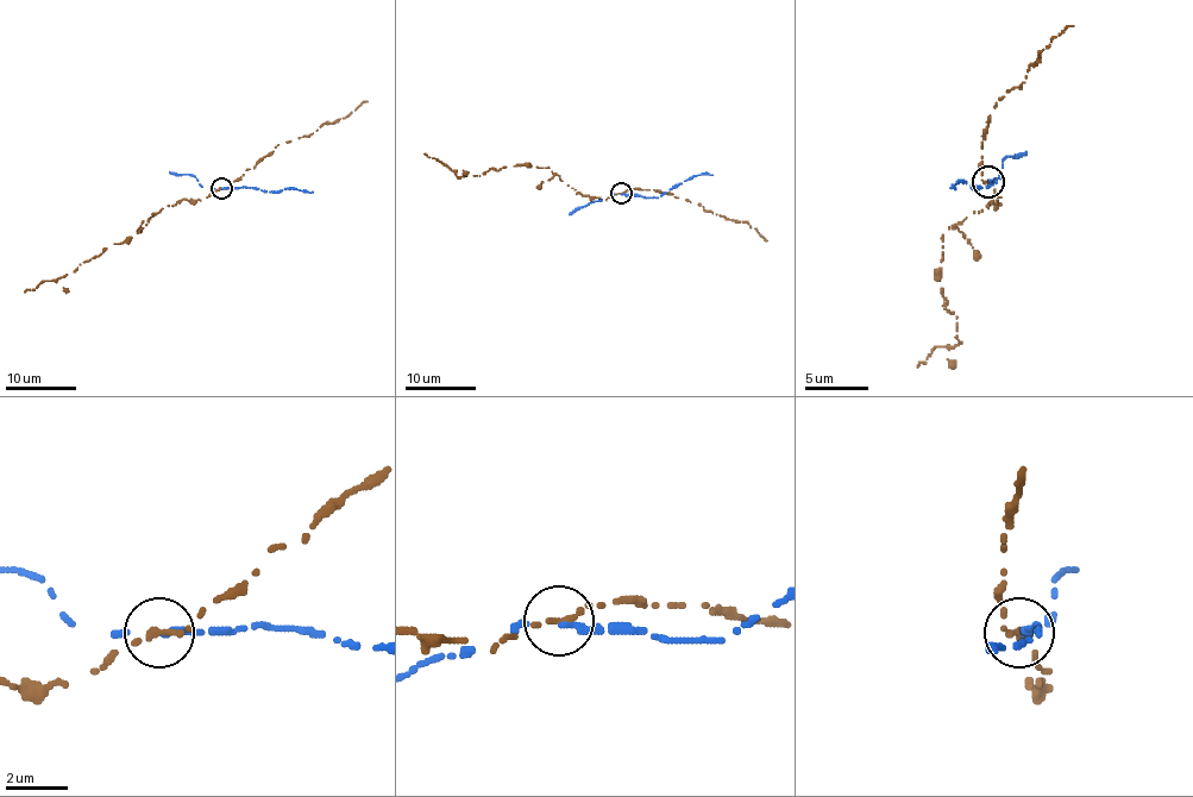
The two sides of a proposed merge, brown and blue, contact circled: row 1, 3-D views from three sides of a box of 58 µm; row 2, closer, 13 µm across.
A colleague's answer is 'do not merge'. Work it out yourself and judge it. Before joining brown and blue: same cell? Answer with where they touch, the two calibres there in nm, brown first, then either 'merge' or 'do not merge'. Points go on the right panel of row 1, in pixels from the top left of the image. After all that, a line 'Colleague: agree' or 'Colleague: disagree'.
place (989, 181); calibres 240 and 160 nm; do not merge
Colleague: agree

